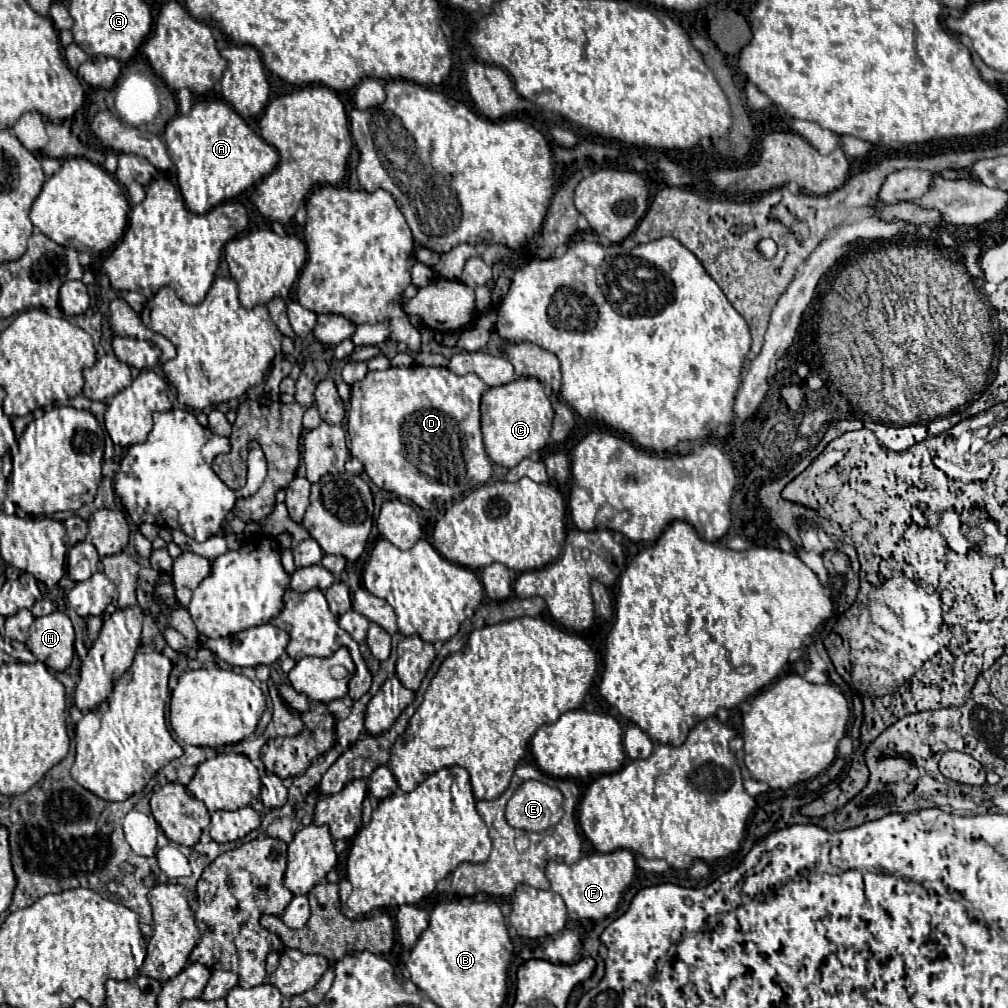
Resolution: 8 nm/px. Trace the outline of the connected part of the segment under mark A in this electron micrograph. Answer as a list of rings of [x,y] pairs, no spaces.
[[[221,100],[198,101],[188,115],[178,115],[168,121],[164,139],[178,171],[178,187],[184,203],[198,215],[246,191],[278,165],[276,149],[262,141],[246,121]]]

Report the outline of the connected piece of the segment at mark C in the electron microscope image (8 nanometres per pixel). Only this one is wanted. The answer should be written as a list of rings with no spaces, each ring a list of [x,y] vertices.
[[[520,377],[512,383],[488,387],[480,403],[484,447],[490,459],[504,467],[514,467],[524,457],[546,447],[552,429],[552,405],[542,389],[542,383],[534,377]]]

